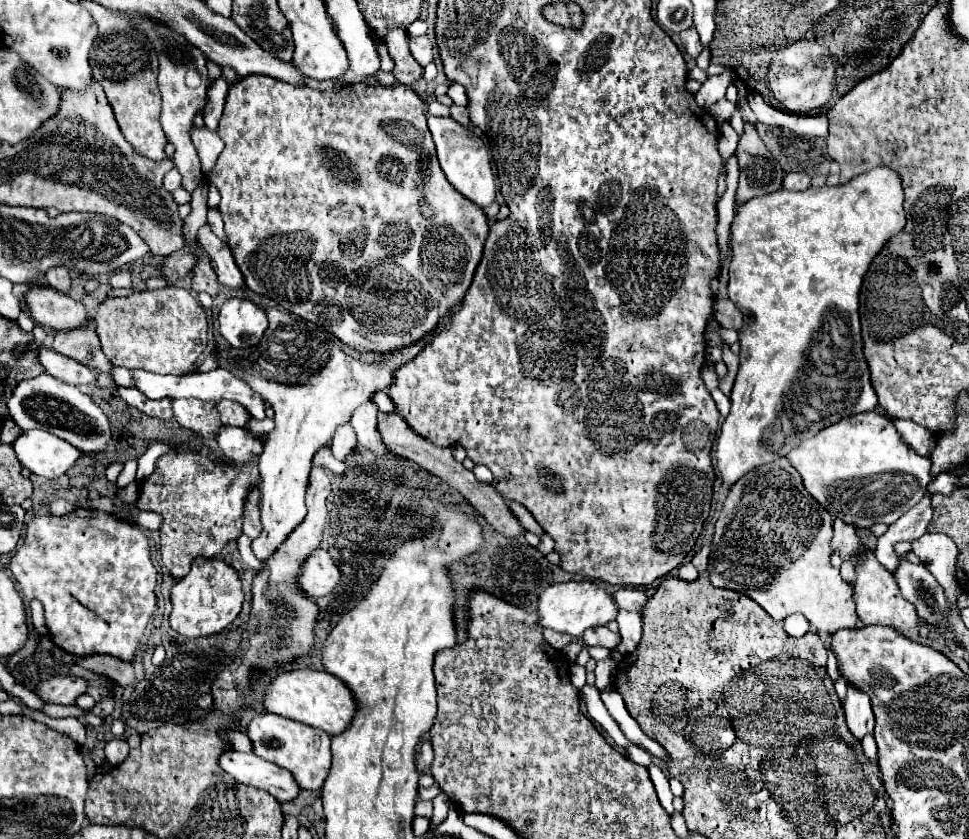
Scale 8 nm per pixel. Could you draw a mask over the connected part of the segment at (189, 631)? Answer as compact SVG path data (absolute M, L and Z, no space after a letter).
M197 557L191 563L189 575L175 581L175 585L171 587L171 603L173 603L173 611L169 615L171 627L179 635L193 639L193 637L207 637L213 633L221 633L227 625L235 621L235 617L241 611L243 603L241 579L237 571L225 561Z

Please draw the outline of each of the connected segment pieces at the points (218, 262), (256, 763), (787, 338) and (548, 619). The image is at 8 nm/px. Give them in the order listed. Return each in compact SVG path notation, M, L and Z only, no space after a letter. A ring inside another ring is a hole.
M209 225L201 227L197 233L199 241L203 247L207 247L209 257L213 257L213 269L217 271L219 281L229 287L229 289L245 289L245 279L241 275L241 271L237 269L237 263L233 259L231 249L213 235L213 231L209 229Z
M227 751L225 755L221 755L221 767L239 783L265 789L279 803L293 801L301 791L301 787L289 771L257 757L255 753Z
M873 167L837 187L809 187L801 193L781 189L739 207L731 227L733 259L727 291L743 313L745 325L739 331L741 365L731 391L731 411L715 449L717 469L727 489L755 467L785 457L791 447L823 427L877 407L863 357L859 293L873 259L903 227L901 177L891 167ZM807 351L817 351L817 361L811 361Z
M581 579L581 581L555 583L555 585L547 587L539 595L537 613L539 613L541 629L553 629L553 631L559 631L559 633L581 637L585 629L599 627L599 625L605 625L607 621L615 619L617 617L617 607L613 603L613 597L603 587L599 587L593 581Z

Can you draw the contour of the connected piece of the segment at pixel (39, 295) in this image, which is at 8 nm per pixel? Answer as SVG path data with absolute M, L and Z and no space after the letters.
M31 289L27 293L27 307L35 323L55 331L73 331L89 325L89 315L81 301L69 295L57 295L53 289Z

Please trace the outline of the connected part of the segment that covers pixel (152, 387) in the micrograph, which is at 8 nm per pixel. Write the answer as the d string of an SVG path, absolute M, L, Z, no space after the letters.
M213 369L209 373L189 373L189 375L155 375L155 373L147 373L147 371L133 371L133 379L135 379L135 387L145 393L149 399L163 399L163 397L173 397L173 399L199 399L199 401L219 401L219 399L231 399L241 403L257 421L265 419L265 403L261 401L261 397L257 397L257 393L253 393L245 383L241 383L241 379L237 379L235 375L231 375L225 369Z

